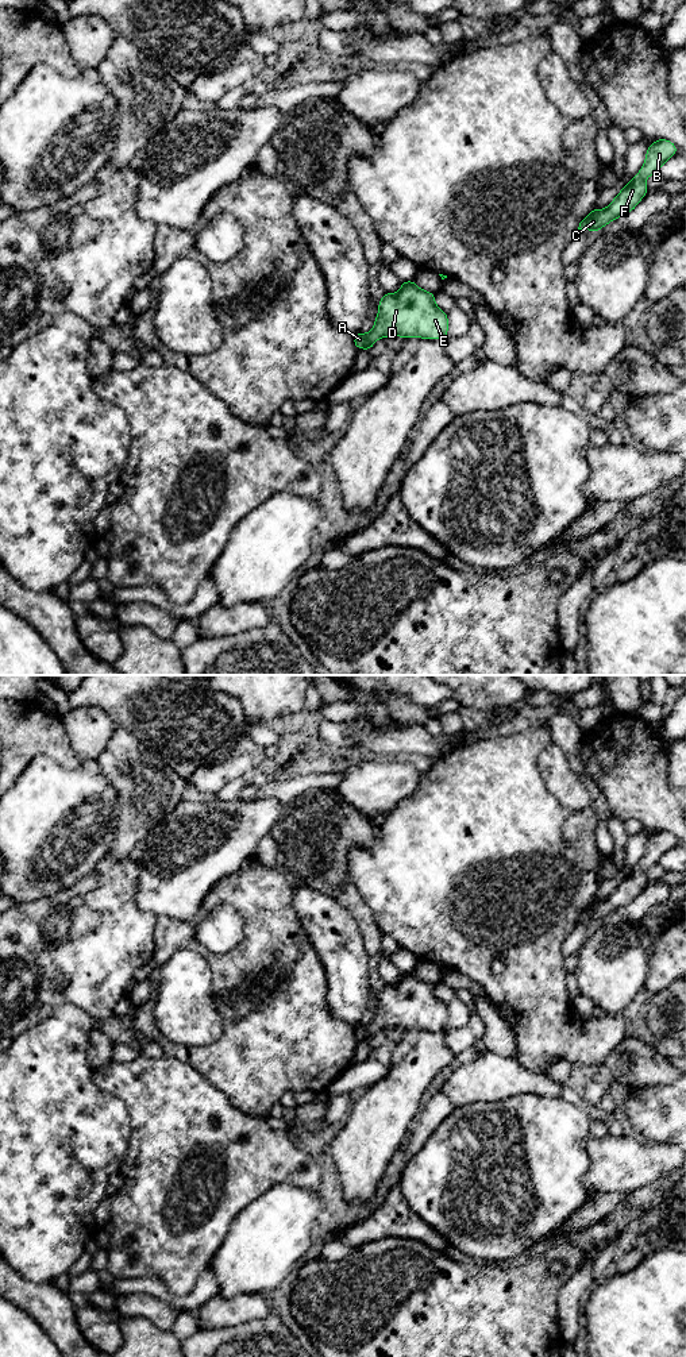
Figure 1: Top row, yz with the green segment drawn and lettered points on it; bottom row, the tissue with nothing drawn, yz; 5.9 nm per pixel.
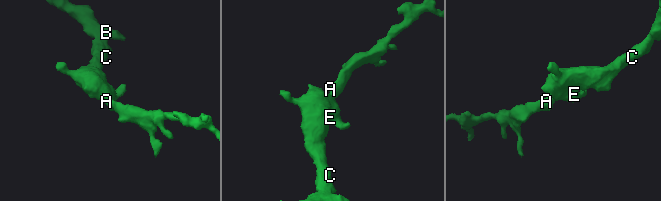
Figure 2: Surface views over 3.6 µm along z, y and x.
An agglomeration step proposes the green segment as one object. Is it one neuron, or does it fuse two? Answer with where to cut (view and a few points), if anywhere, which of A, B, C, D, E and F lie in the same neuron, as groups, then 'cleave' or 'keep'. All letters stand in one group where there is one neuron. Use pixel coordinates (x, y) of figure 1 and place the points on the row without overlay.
no cut; A B C D E F; keep

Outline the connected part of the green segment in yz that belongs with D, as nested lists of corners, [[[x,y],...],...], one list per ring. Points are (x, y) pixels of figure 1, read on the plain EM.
[[[401,972],[396,984],[384,984],[377,1010],[369,1025],[357,1023],[355,1040],[370,1042],[379,1029],[400,1028],[444,1030],[448,1023],[447,1005],[435,995],[435,984],[419,979],[415,972]]]

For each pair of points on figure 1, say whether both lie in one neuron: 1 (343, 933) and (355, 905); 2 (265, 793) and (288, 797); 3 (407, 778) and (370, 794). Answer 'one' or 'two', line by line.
1: two
2: one
3: one

